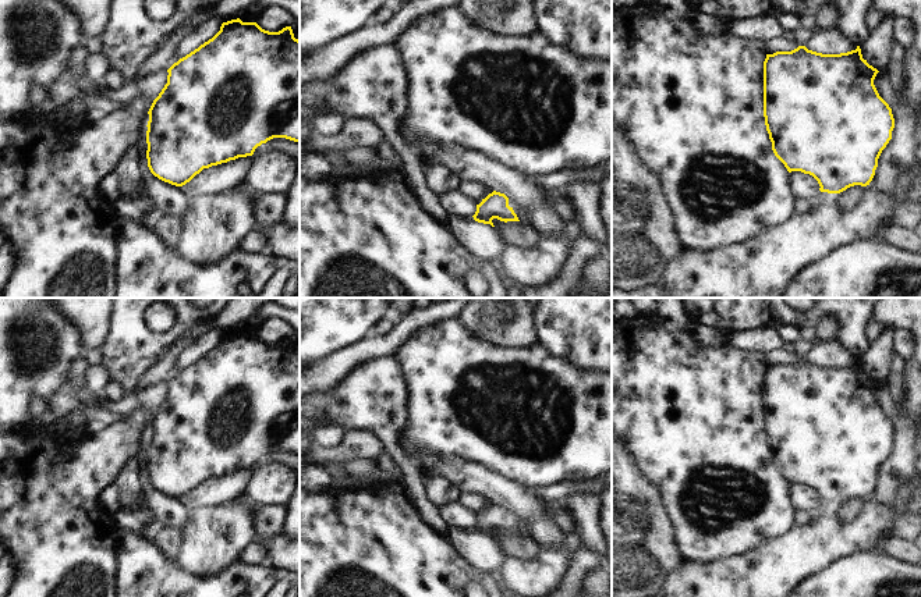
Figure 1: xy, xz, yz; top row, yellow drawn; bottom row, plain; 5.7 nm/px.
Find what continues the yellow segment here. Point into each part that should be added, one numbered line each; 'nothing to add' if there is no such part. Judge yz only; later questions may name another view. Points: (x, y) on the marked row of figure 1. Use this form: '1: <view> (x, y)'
1: yz (761, 266)

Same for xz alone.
1: xz (521, 212)

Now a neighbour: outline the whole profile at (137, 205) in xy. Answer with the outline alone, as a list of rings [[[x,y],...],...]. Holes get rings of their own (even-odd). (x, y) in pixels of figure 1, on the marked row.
[[[142,181],[132,192],[120,193],[120,196],[106,205],[110,217],[130,218],[138,224],[149,225],[149,214],[156,209],[156,205]]]

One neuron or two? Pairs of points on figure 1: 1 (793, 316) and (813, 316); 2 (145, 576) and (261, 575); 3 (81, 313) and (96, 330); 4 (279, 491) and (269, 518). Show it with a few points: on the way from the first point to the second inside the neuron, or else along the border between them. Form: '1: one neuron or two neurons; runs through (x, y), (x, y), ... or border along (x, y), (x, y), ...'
1: one neuron; runs through (797, 316), (808, 316)
2: one neuron; runs through (174, 582), (231, 582)
3: one neuron; runs through (85, 317), (92, 326)
4: two neurons; border along (254, 501), (283, 504)

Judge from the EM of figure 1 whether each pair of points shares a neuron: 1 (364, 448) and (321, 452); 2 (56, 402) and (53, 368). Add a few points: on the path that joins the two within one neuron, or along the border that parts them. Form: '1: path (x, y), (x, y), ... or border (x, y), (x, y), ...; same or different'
1: path (353, 448), (332, 452); same
2: border (62, 387), (45, 397), (45, 409), (36, 418); different

